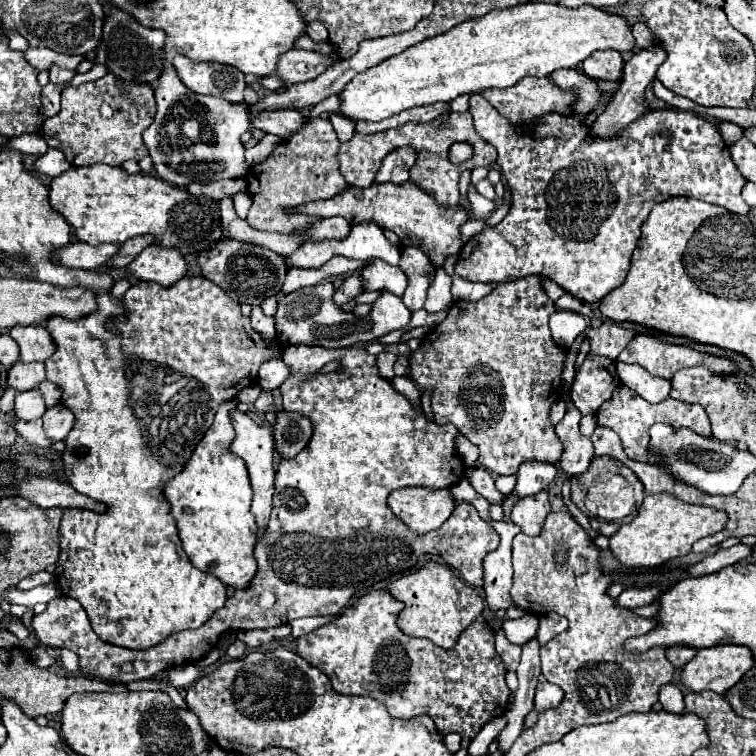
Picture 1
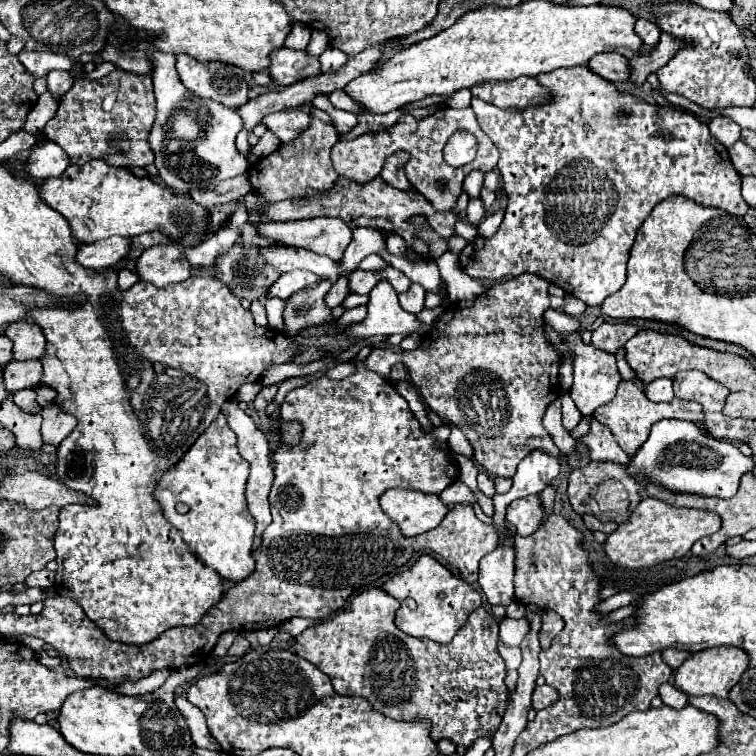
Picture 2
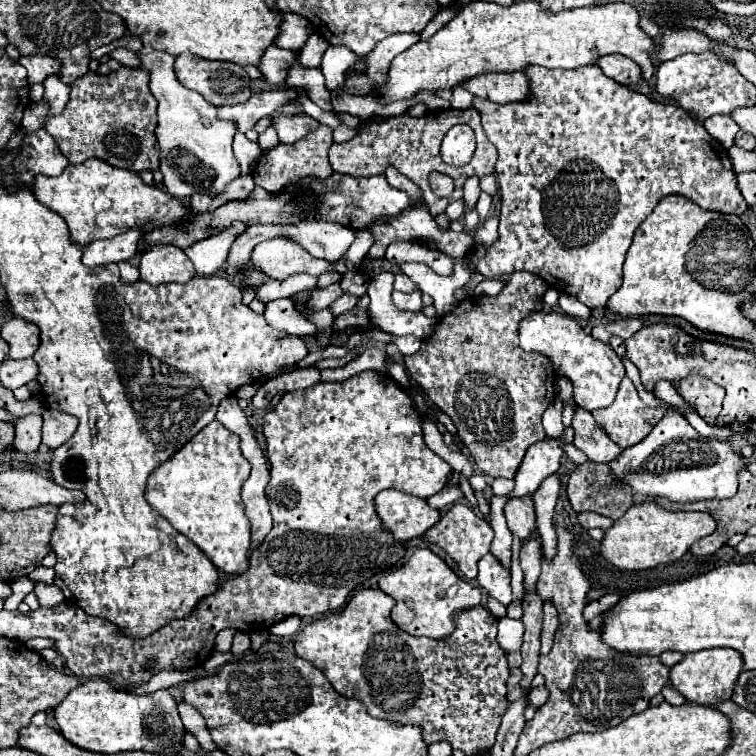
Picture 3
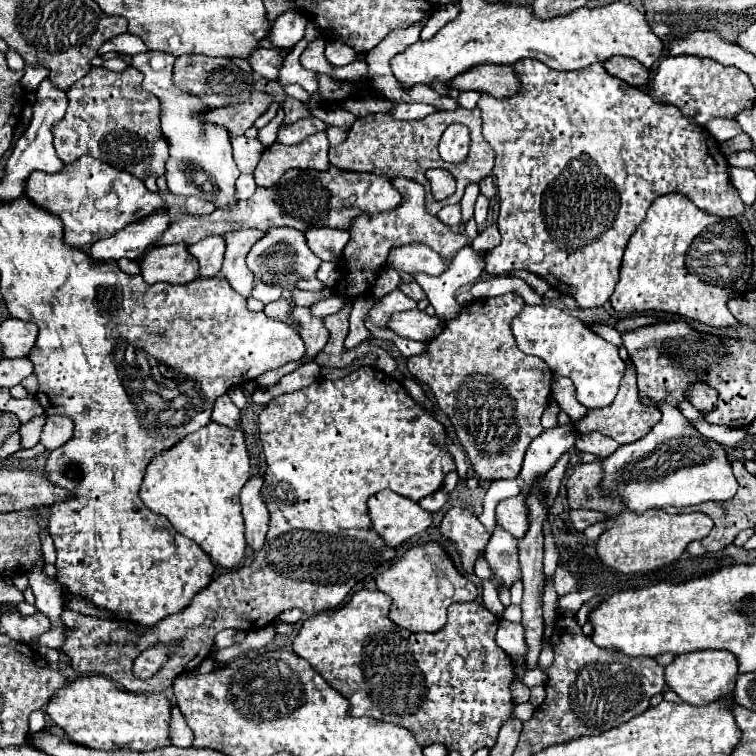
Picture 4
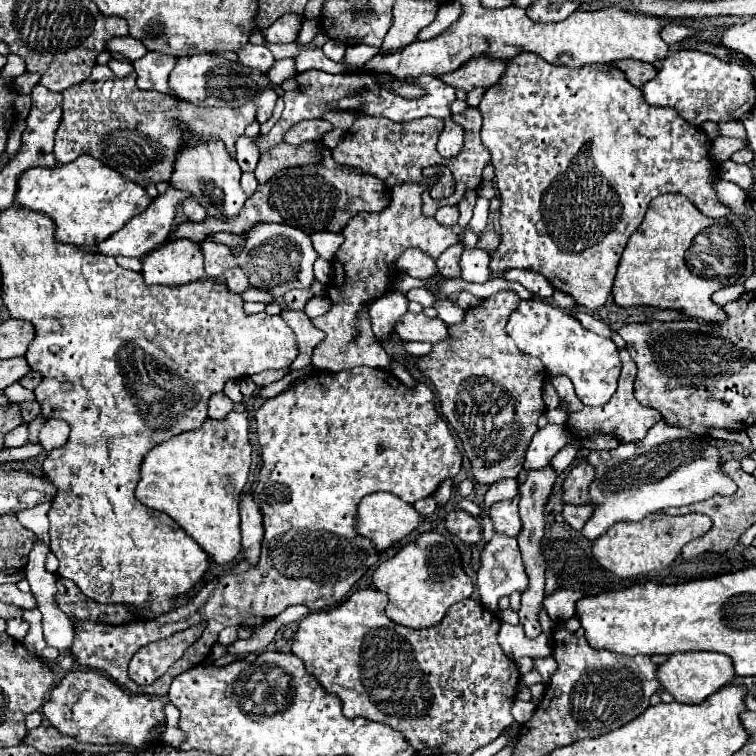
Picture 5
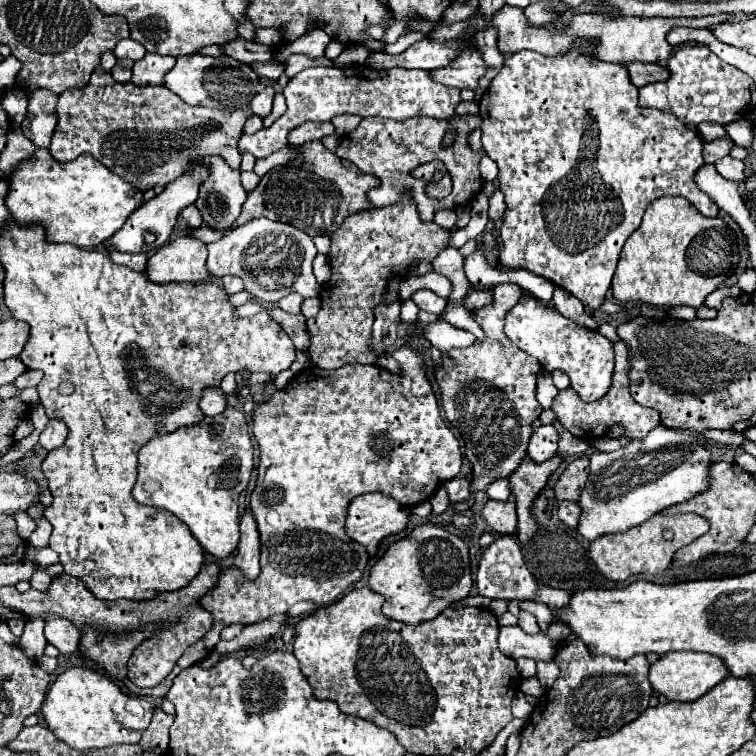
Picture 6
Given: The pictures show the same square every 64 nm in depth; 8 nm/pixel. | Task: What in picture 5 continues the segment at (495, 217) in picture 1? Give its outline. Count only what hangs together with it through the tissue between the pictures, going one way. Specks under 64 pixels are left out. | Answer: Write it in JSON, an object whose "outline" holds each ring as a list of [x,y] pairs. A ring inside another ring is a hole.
{"outline":[[[486,230],[482,236],[480,236],[480,240],[478,240],[478,248],[482,248],[482,250],[496,250],[498,248],[498,244],[500,244],[500,236],[494,232],[494,230]]]}

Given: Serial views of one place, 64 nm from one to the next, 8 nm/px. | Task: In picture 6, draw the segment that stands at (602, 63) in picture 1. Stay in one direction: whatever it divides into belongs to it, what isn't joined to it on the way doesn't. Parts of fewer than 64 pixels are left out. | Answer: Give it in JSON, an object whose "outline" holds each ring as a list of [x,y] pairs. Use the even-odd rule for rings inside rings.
{"outline":[[[628,64],[626,68],[628,68],[630,80],[636,88],[656,84],[656,82],[666,82],[670,78],[668,68],[664,68],[660,64]]]}

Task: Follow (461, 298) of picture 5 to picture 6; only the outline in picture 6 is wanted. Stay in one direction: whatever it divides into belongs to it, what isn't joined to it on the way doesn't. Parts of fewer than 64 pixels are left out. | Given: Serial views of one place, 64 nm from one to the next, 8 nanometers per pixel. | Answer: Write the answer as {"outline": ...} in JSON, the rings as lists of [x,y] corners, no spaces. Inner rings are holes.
{"outline":[[[474,290],[470,292],[466,298],[464,298],[464,306],[468,310],[474,310],[474,308],[482,308],[482,306],[490,306],[494,302],[492,298],[492,292],[490,290]]]}

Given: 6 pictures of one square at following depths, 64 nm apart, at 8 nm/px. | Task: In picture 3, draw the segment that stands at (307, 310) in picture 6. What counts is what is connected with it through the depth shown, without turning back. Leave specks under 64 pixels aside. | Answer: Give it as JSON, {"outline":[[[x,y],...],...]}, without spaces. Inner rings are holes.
{"outline":[[[342,294],[340,298],[336,298],[336,300],[334,300],[334,302],[328,306],[328,310],[330,310],[334,316],[340,316],[340,314],[344,314],[344,312],[352,310],[356,302],[358,302],[358,298],[356,298],[356,296],[350,296],[350,294]]]}

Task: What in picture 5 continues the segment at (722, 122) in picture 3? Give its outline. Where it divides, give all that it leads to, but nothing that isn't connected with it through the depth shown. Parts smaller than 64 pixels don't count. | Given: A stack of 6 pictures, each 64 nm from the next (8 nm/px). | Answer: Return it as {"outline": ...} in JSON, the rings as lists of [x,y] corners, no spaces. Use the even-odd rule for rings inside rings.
{"outline":[[[732,120],[732,122],[726,122],[726,124],[718,124],[720,128],[720,134],[722,136],[730,136],[730,138],[740,138],[744,142],[748,142],[748,136],[746,136],[746,128],[740,120]]]}

